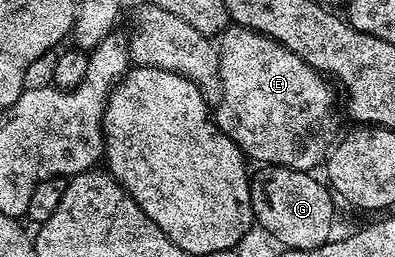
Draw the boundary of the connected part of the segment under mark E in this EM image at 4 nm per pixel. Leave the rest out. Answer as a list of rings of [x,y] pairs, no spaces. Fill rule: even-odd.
[[[231,26],[222,33],[216,47],[222,97],[213,109],[212,119],[221,132],[241,150],[243,156],[251,161],[258,160],[259,165],[279,164],[301,172],[310,172],[317,164],[319,167],[339,135],[331,81],[280,42],[252,29]]]

